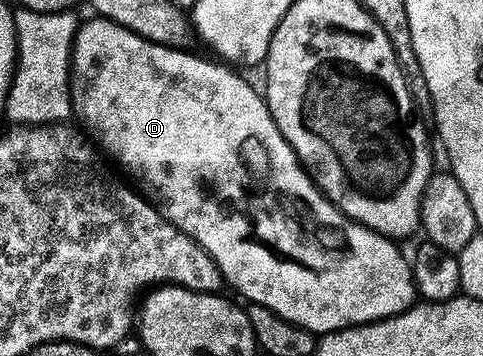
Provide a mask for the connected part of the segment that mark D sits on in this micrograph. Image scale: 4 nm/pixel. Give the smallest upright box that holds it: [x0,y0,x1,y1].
[72,18,418,334]

